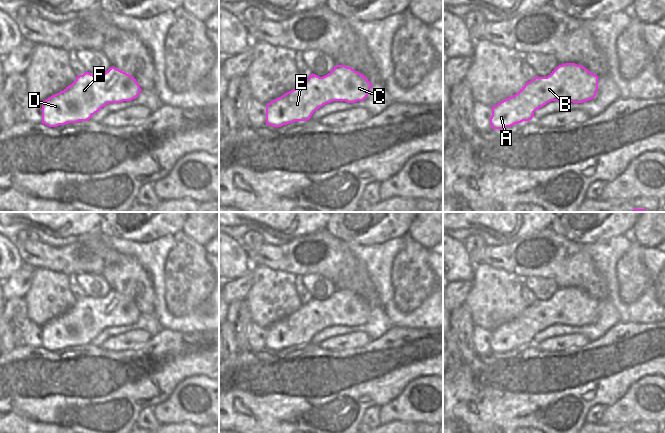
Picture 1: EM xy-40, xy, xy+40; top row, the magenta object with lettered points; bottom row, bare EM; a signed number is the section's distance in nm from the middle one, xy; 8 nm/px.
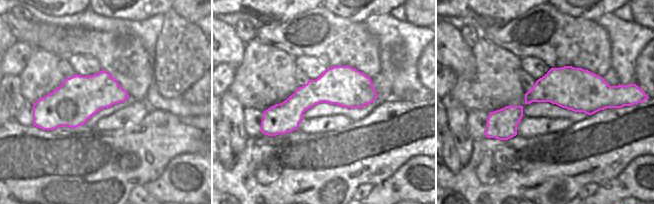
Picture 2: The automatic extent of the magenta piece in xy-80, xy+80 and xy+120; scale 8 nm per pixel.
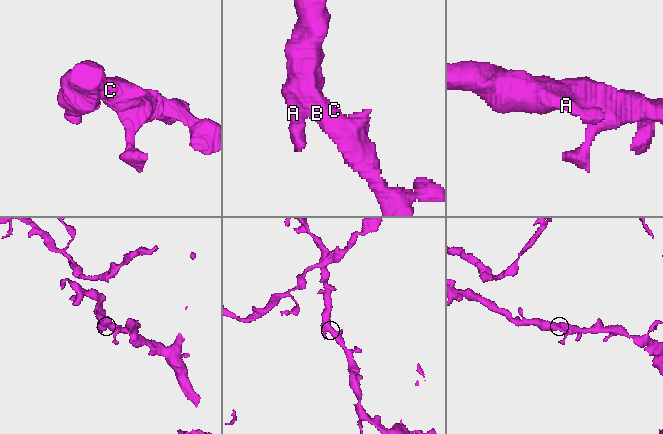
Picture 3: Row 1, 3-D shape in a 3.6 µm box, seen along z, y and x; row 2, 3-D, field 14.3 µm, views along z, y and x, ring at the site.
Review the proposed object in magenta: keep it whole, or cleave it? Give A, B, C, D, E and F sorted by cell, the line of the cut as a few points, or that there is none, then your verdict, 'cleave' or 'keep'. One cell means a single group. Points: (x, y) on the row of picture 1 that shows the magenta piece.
A B C D E F; no cut; keep

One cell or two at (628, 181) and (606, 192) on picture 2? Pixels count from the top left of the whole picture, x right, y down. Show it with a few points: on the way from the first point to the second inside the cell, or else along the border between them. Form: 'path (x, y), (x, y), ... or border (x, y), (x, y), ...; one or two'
path (623, 181), (611, 192); one

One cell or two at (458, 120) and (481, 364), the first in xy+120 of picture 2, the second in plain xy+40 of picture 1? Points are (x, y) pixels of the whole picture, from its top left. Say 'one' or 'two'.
two

